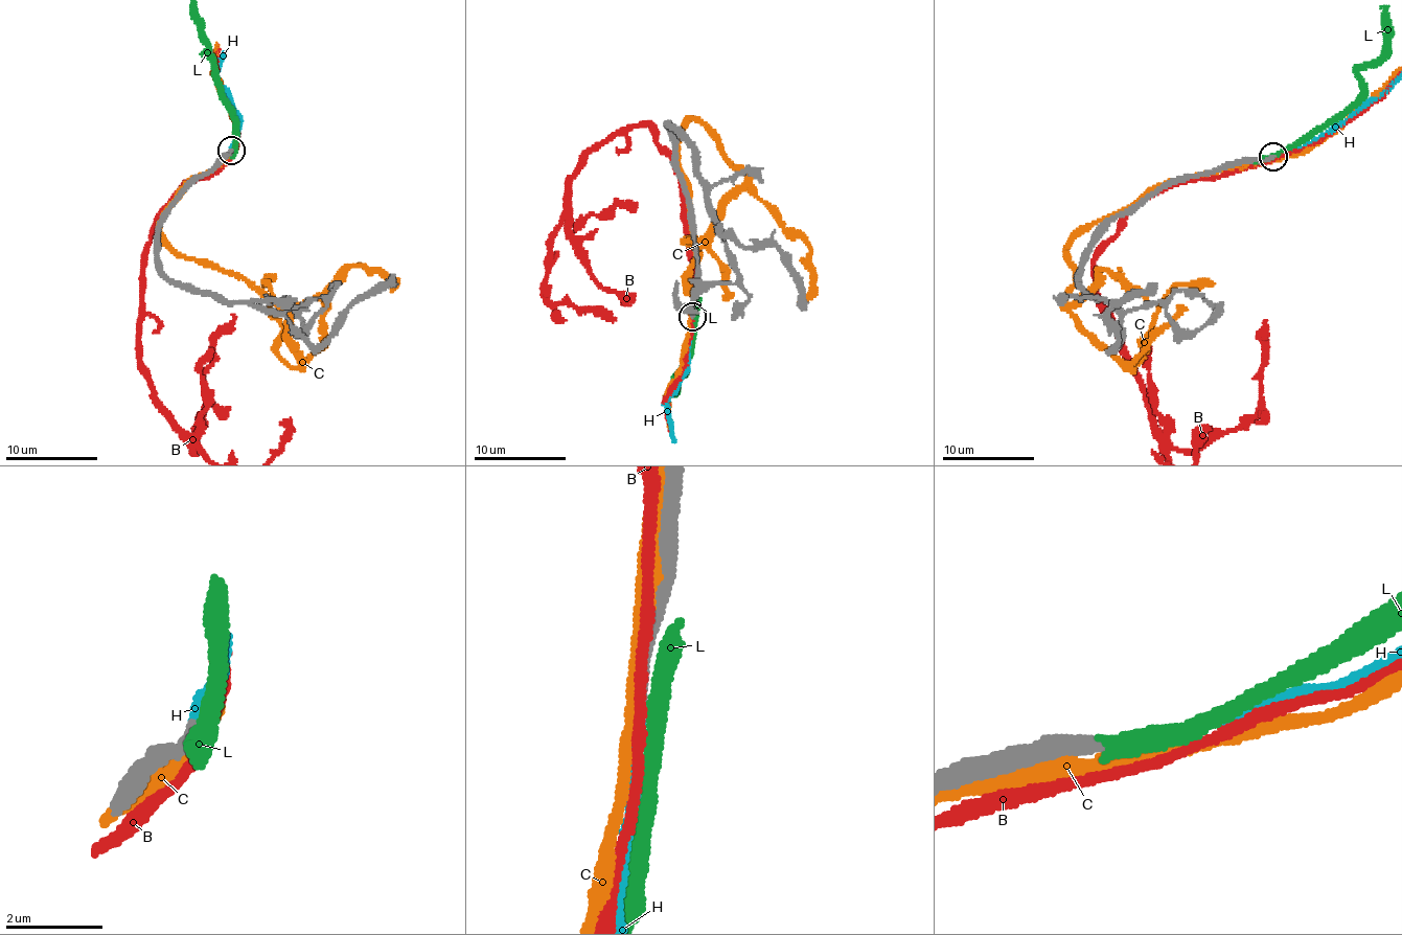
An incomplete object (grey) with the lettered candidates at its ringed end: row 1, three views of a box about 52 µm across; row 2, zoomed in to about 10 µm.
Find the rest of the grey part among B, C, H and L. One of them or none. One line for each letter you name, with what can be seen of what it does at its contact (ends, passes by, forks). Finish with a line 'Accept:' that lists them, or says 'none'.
H: it ends
Accept: H

